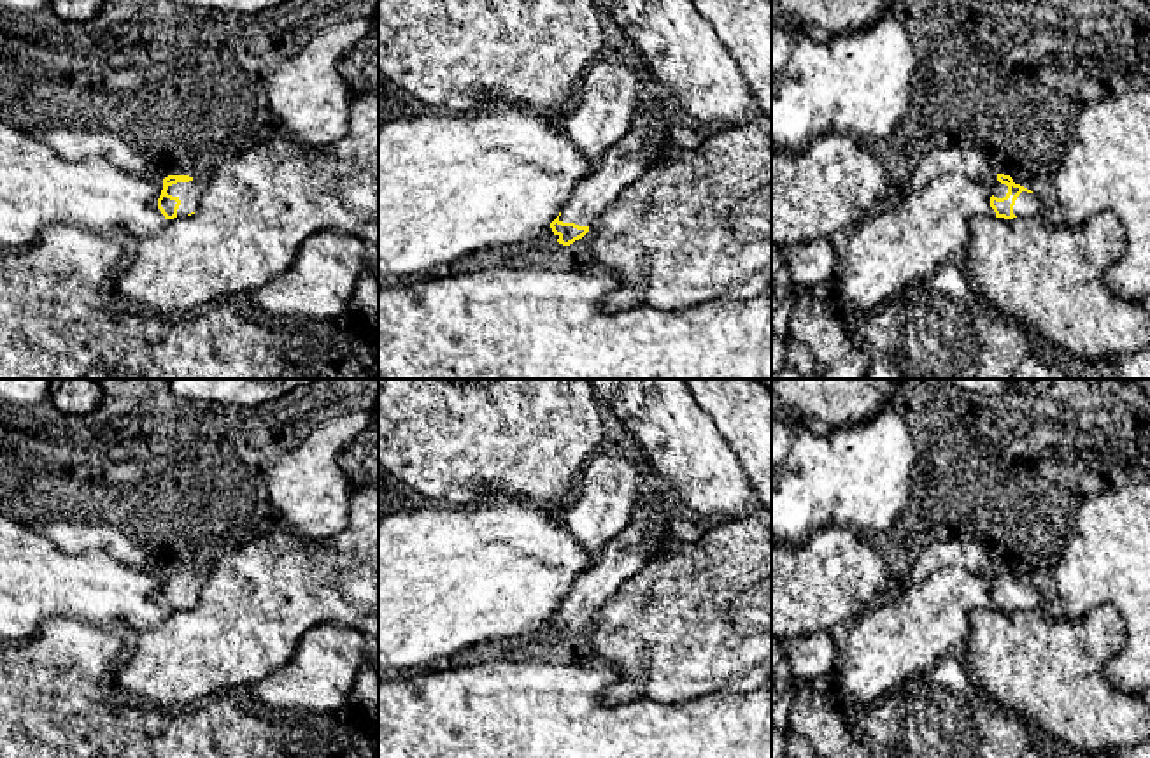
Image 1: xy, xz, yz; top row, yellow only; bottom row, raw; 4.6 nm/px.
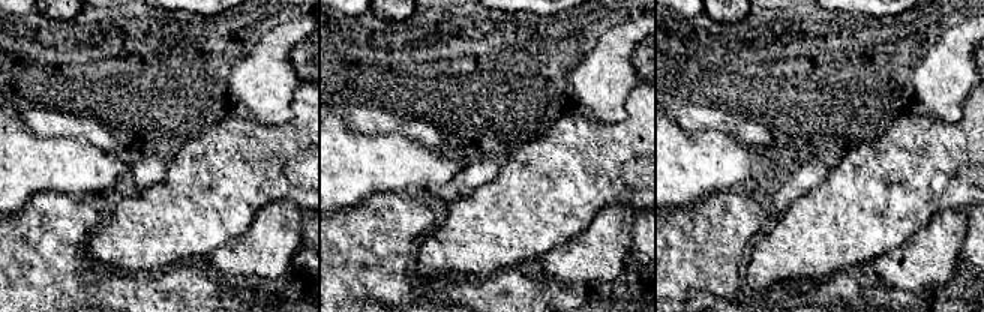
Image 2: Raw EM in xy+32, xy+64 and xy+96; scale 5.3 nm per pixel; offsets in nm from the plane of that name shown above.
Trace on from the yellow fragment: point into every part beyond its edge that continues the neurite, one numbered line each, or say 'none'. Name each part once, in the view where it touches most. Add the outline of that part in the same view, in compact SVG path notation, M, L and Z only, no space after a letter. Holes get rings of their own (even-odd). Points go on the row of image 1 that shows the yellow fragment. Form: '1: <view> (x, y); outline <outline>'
1: xy (190, 193); outline M189 181L168 186L167 193L181 200L181 205L177 209L177 218L184 218L198 211L203 188L195 181Z
2: yz (1028, 204); outline M1022 191L1013 205L1015 216L1033 216L1043 219L1048 226L1057 225L1057 218L1054 218L1040 202L1034 193Z

